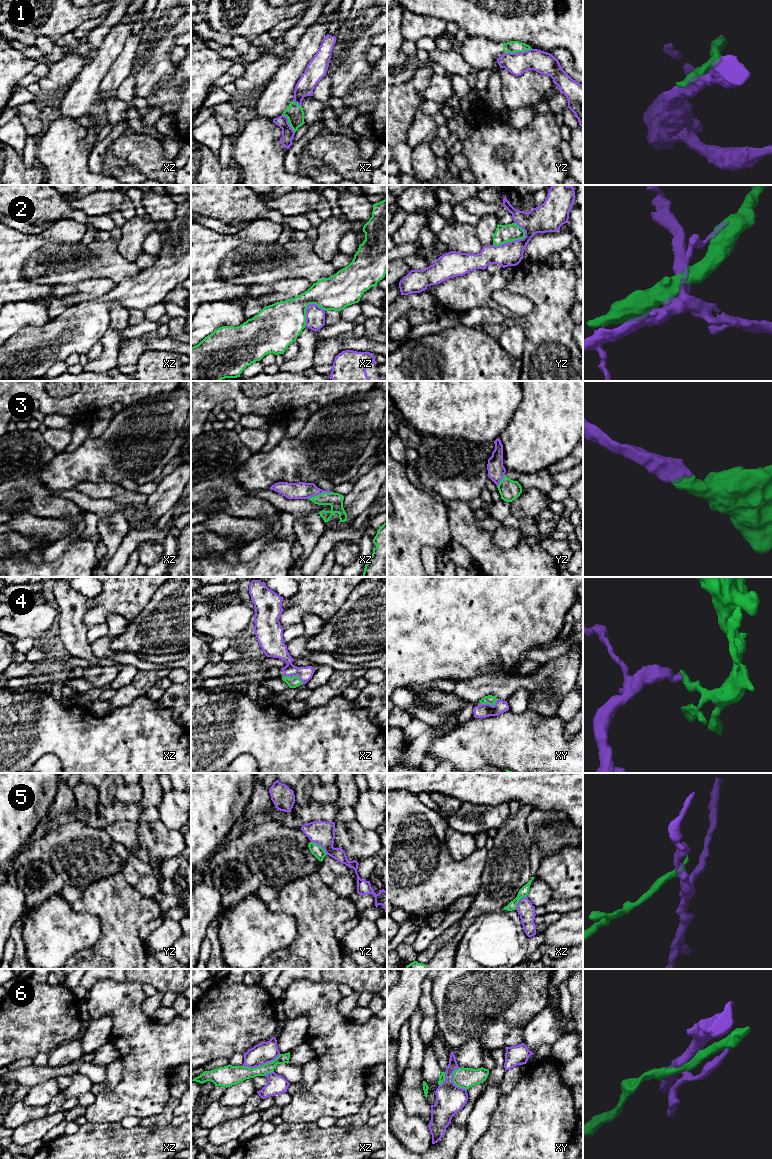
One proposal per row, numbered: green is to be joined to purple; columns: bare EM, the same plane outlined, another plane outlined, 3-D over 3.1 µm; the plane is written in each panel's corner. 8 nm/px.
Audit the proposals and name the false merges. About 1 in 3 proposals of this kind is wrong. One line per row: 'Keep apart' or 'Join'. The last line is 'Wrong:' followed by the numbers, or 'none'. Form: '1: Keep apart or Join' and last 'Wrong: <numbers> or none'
1: Keep apart
2: Keep apart
3: Join
4: Join
5: Keep apart
6: Keep apart
Wrong: 1, 2, 5, 6

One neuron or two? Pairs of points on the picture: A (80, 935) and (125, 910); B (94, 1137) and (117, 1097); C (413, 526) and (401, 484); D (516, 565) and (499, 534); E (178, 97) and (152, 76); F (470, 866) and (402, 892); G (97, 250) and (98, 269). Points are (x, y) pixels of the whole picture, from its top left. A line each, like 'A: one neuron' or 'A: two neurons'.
A: two neurons
B: two neurons
C: one neuron
D: two neurons
E: two neurons
F: one neuron
G: one neuron

